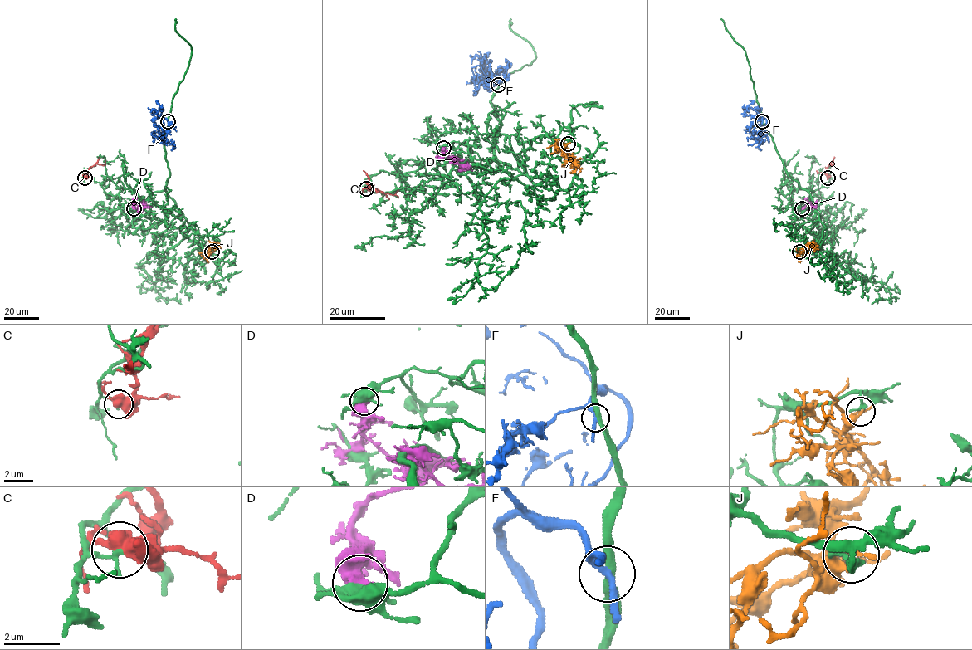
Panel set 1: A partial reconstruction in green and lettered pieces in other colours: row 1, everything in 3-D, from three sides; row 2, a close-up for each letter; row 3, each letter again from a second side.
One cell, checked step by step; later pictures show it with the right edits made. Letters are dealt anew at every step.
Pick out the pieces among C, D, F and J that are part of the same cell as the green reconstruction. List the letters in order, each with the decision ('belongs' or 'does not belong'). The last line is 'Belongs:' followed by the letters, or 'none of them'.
C: does not belong
D: does not belong
F: does not belong
J: does not belong
Belongs: none of them

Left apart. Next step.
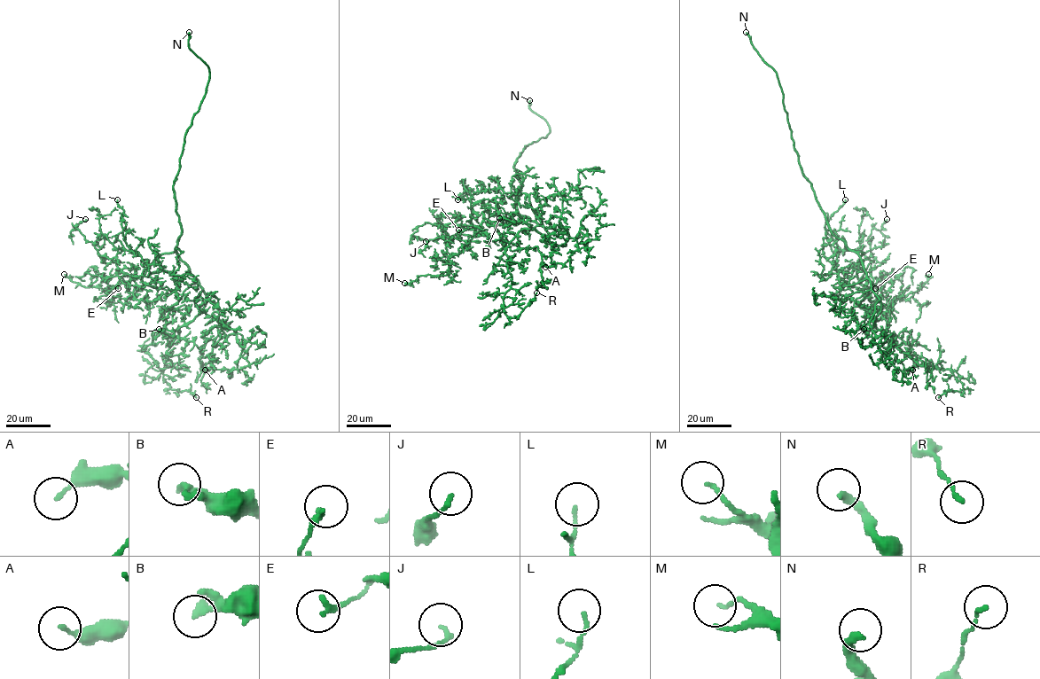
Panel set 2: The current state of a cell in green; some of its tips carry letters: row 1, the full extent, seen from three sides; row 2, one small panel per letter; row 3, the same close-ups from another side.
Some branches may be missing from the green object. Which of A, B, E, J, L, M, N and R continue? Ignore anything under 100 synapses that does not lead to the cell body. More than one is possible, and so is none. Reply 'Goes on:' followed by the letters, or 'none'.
Goes on: N

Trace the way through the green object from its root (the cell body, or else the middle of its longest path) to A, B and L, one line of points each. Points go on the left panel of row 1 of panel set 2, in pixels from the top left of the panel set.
A: (176, 252), (205, 294), (216, 304), (221, 330), (226, 336), (235, 334), (243, 349), (236, 369), (205, 370)
B: (176, 252), (197, 283), (170, 307), (174, 308), (165, 319), (166, 328), (174, 333), (170, 336), (159, 329)
L: (176, 252), (195, 278), (189, 285), (134, 255), (123, 239), (123, 210), (117, 199)

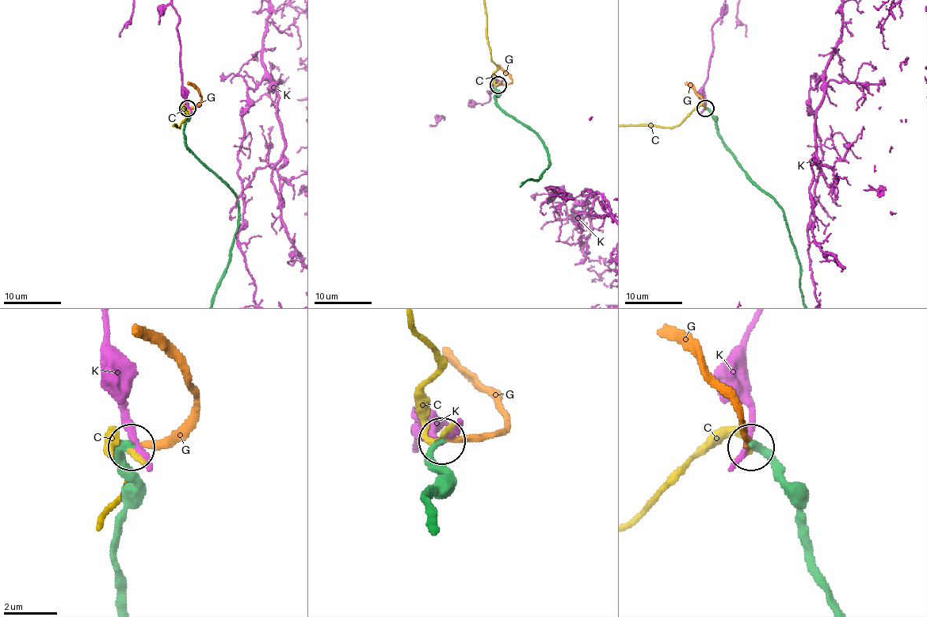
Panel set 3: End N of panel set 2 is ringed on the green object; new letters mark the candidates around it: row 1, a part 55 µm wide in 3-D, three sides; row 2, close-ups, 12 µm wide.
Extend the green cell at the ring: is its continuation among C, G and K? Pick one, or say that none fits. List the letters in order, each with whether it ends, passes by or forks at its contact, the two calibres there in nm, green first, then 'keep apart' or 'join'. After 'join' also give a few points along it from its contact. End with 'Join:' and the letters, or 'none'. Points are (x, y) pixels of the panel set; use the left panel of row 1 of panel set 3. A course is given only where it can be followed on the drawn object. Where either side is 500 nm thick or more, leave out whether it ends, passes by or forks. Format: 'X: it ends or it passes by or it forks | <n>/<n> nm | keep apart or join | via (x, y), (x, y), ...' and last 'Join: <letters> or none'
C: it passes by | 320/220 nm | keep apart
G: it ends | 280/200 nm | join | via (188, 108), (192, 108), (200, 100), (201, 95), (187, 83)
K: it passes by | 280/240 nm | keep apart
Join: G

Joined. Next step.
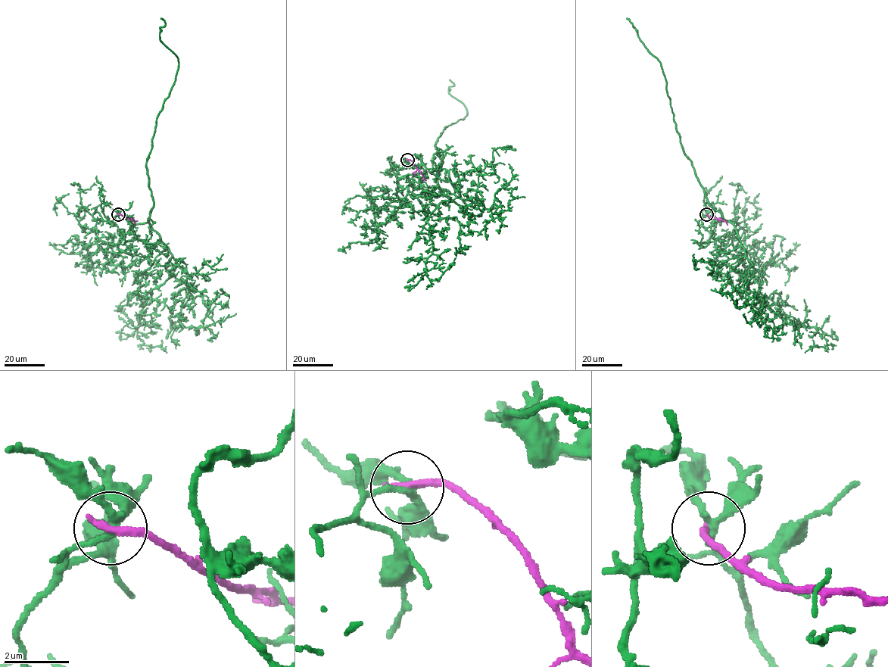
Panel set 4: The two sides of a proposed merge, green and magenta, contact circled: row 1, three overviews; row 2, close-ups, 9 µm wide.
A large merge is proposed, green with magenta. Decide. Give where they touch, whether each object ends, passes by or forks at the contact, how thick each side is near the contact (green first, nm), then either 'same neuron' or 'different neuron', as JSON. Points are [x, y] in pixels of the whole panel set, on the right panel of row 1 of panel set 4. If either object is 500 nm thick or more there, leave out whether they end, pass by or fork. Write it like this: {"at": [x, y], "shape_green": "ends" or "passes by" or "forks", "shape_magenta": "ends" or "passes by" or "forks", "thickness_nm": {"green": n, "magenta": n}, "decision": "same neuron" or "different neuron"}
{"at": [706, 214], "shape_green": "forks", "shape_magenta": "ends", "thickness_nm": {"green": 190, "magenta": 260}, "decision": "different neuron"}

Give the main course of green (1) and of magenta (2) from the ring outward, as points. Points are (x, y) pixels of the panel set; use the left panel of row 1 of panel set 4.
1: (118, 214), (119, 231), (166, 248), (148, 222), (146, 166), (178, 70), (160, 39), (160, 18)
2: (118, 214), (133, 219), (134, 225)

